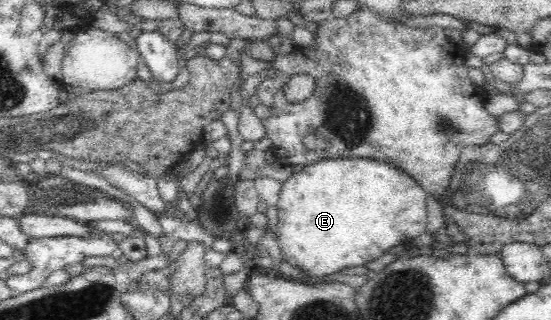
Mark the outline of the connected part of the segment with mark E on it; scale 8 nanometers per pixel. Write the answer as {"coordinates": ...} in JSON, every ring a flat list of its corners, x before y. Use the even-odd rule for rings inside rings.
{"coordinates":[[325,158,315,162,313,165,304,166,300,173,294,173,284,181,281,186,281,193,277,204,278,219,277,237,281,247,282,258,292,266,299,267,306,271,306,277,323,277,339,273,340,269,345,267,364,266,366,262,376,260,382,256,384,251,388,251,394,245,401,245,405,241,411,241,422,235,427,230,428,212,427,212,427,194,412,176,406,174,406,171,396,168,390,162,382,162,370,158]]}

